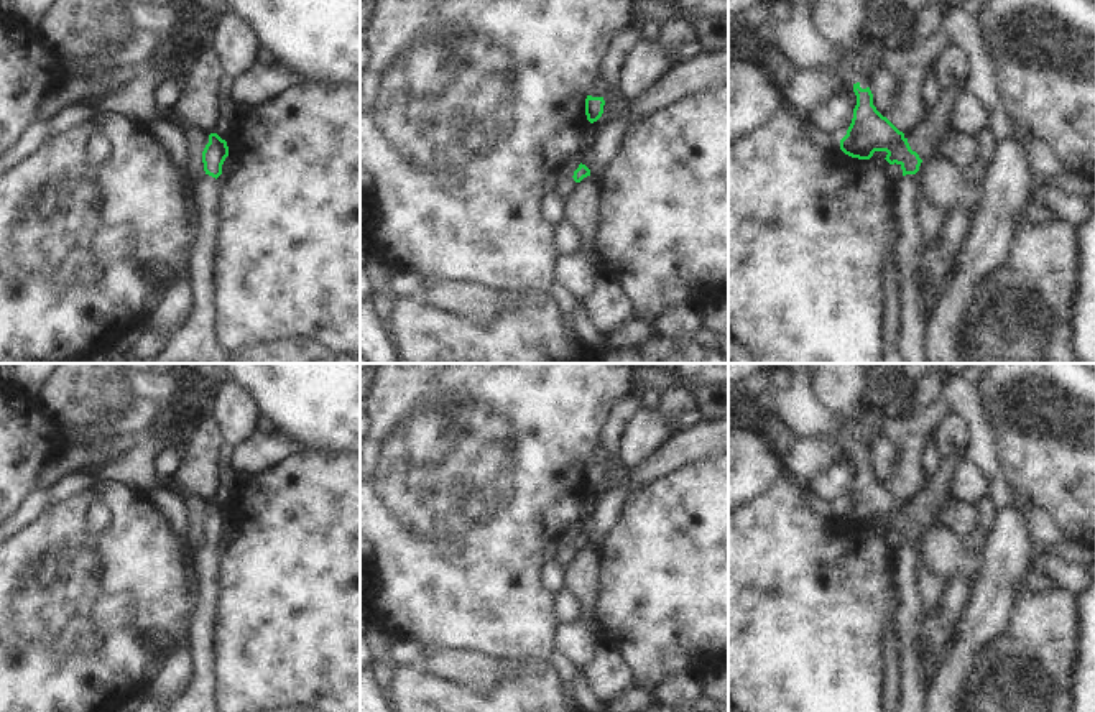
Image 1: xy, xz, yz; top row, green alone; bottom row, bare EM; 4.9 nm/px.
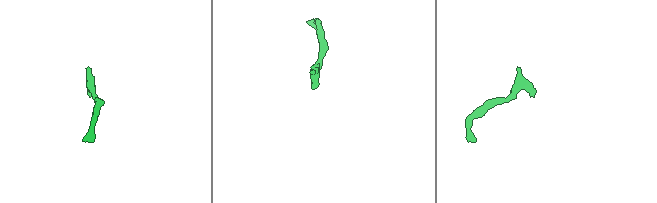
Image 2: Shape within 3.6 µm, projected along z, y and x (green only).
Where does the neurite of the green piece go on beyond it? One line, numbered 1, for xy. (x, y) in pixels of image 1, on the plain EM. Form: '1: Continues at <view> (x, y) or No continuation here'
1: Continues at xy (199, 696).

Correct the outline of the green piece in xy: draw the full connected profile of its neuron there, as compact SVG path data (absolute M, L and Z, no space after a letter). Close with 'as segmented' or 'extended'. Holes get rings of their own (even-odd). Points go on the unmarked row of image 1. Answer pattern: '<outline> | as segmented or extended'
M217 502L209 503L202 520L206 543L192 552L194 577L199 603L196 620L189 626L189 648L192 651L192 679L186 691L166 709L166 712L219 712L215 705L215 654L212 635L219 612L219 561L217 546L229 525L227 510Z | extended

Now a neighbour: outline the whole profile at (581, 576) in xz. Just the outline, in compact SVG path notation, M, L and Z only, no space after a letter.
M587 544L564 567L564 587L574 595L580 607L580 618L594 615L598 582L597 546Z

